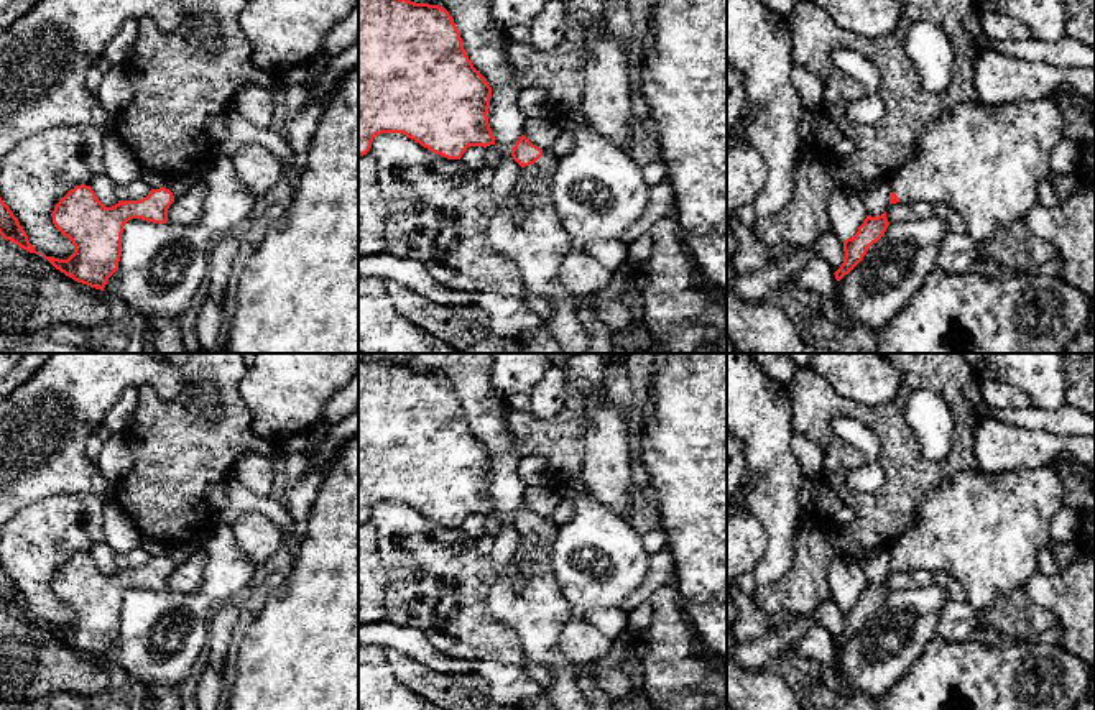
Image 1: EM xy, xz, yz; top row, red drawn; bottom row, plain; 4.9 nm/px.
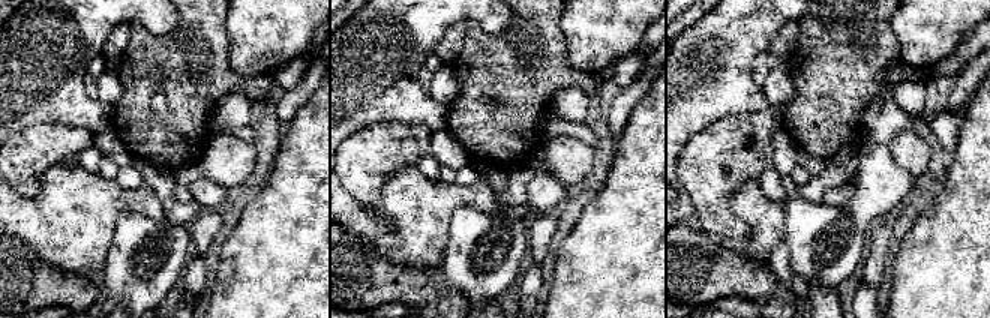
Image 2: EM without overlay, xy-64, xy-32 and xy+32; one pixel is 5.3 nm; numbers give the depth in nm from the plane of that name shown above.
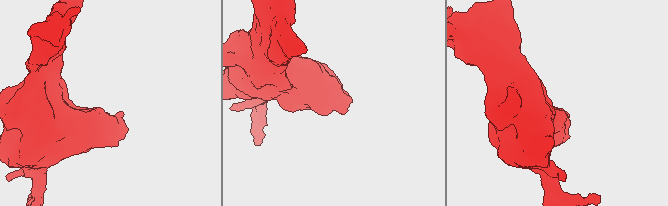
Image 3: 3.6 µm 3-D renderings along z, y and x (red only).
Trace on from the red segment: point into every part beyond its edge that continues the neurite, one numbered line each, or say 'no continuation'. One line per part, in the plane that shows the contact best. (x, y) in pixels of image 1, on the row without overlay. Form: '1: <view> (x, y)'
1: xz (538, 612)

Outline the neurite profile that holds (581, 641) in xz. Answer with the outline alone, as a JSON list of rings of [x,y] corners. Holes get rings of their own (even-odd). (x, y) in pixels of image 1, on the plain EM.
[[[572,618],[559,636],[561,652],[572,664],[589,664],[607,654],[615,644],[615,639],[605,636],[589,621]]]

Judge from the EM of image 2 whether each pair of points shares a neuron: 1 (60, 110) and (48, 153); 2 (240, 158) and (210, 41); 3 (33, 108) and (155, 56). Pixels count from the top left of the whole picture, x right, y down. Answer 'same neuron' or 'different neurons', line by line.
1: different neurons
2: different neurons
3: different neurons

